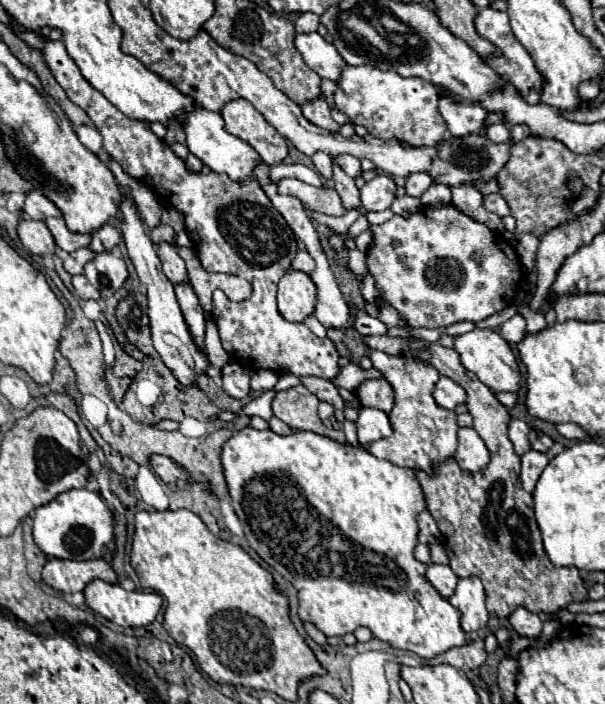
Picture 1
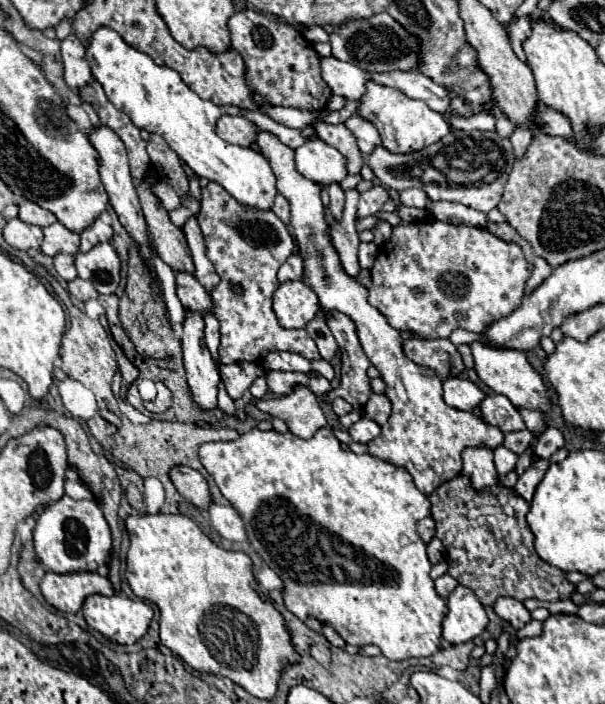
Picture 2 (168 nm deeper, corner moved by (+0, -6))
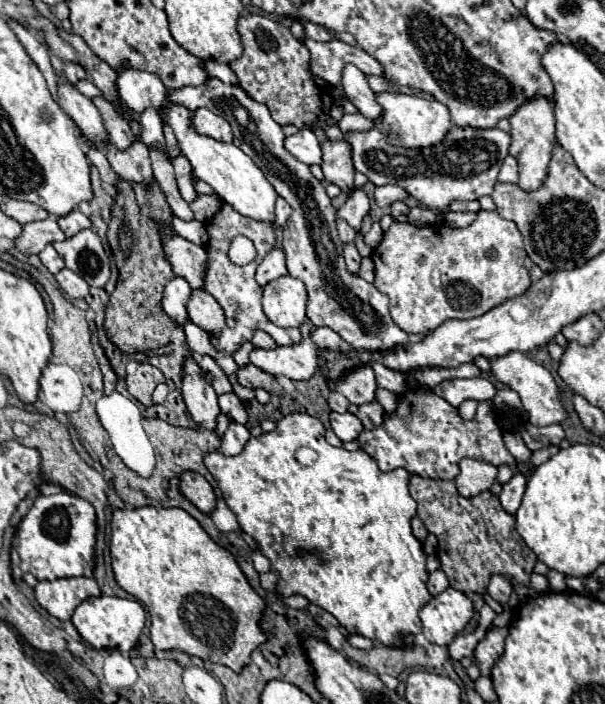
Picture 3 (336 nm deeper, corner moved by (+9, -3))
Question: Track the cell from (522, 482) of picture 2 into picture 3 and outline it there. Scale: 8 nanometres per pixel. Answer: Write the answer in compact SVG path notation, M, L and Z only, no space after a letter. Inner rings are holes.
M515 474L503 486L503 492L499 494L499 500L501 500L501 504L507 512L511 512L511 514L517 512L517 508L521 504L521 498L523 498L523 492L525 492L525 484L527 484L527 478L523 474Z

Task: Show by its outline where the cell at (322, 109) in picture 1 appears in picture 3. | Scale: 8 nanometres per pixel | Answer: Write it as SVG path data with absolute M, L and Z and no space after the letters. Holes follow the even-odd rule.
M321 140L323 150L323 176L327 182L339 186L343 192L353 192L353 158L351 158L351 146L345 140Z

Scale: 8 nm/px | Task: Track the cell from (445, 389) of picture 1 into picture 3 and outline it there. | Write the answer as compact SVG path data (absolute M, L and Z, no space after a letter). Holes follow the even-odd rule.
M453 378L453 380L445 380L445 382L437 384L433 388L433 392L437 396L441 396L443 400L447 400L455 408L459 408L459 404L469 400L469 398L471 400L493 400L493 396L497 394L495 386L485 378Z

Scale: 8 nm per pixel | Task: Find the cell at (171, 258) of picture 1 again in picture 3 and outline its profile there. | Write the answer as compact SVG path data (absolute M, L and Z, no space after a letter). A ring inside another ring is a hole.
M203 288L191 292L187 300L187 314L193 324L197 324L209 334L221 332L221 328L225 328L225 316L219 302Z

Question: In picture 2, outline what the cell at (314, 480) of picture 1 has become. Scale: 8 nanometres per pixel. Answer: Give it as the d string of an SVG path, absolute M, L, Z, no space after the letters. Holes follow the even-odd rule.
M254 427L252 431L244 433L236 441L204 443L200 447L200 461L206 467L206 471L214 477L214 481L218 483L222 495L232 503L232 507L244 519L248 539L250 539L252 547L256 549L256 553L282 579L282 583L284 583L284 605L298 619L306 621L306 617L312 615L322 623L330 623L344 637L346 643L352 643L358 647L376 645L376 647L380 647L382 655L388 657L390 661L402 661L402 659L410 659L410 657L428 657L440 649L438 641L442 635L440 629L442 629L442 619L446 615L446 601L434 589L434 581L430 577L432 563L426 557L426 543L420 539L420 535L416 531L416 523L430 515L430 501L422 491L418 491L418 487L412 481L412 475L406 469L396 467L392 463L386 463L378 457L372 457L370 453L356 455L352 451L344 451L328 427L318 429L312 439L300 439L290 431L288 433L276 433L276 431L260 431Z

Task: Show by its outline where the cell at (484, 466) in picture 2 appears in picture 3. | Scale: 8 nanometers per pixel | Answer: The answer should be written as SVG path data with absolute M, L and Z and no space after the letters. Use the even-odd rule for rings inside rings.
M463 458L459 462L459 476L455 478L457 490L461 496L477 496L483 490L489 490L491 484L497 480L497 466L477 460L477 458Z

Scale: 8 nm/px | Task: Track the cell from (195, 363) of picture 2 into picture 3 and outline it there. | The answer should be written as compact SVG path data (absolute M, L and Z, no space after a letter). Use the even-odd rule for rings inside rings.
M185 358L183 362L183 400L193 420L209 430L215 430L215 418L221 412L217 404L217 394L213 386L207 382L201 366L193 358Z

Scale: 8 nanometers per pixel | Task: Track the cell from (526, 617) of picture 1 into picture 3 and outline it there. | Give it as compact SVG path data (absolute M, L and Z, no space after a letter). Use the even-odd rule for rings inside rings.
M493 576L491 582L489 582L487 592L489 592L489 596L491 596L493 600L497 600L499 604L507 604L513 588L511 588L511 584L509 584L509 580L507 580L505 576Z

